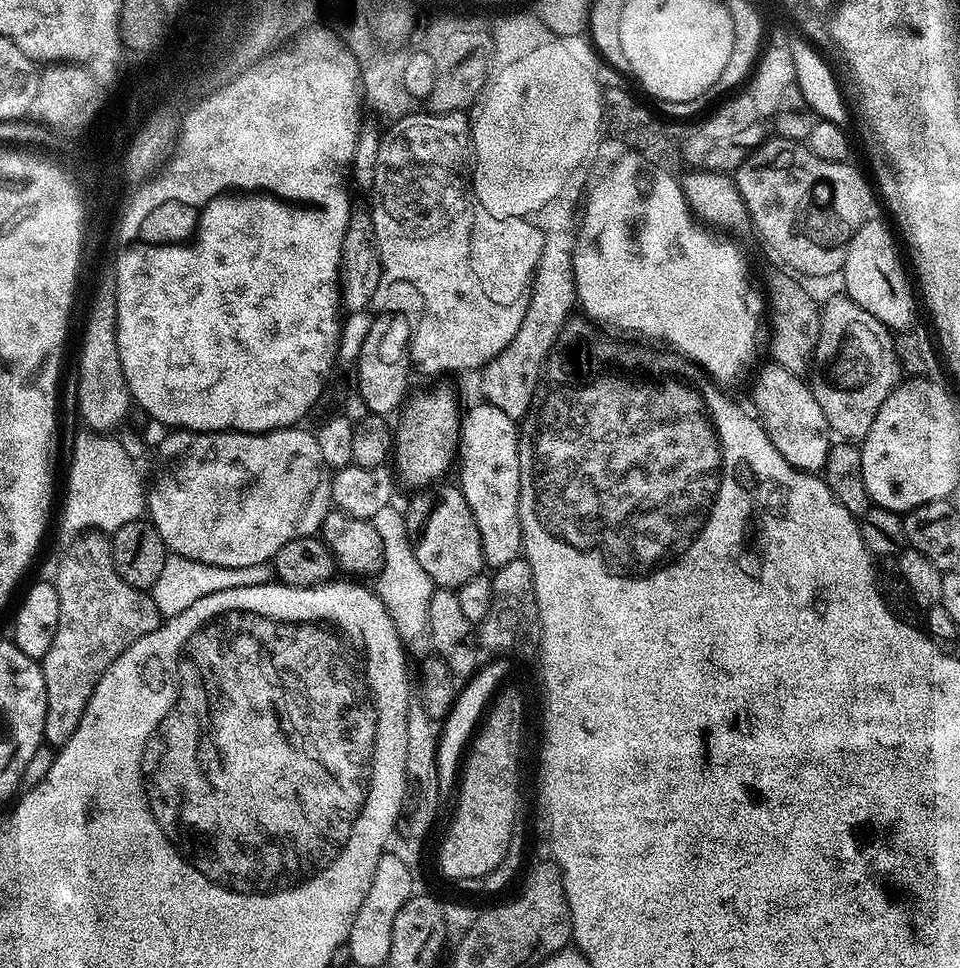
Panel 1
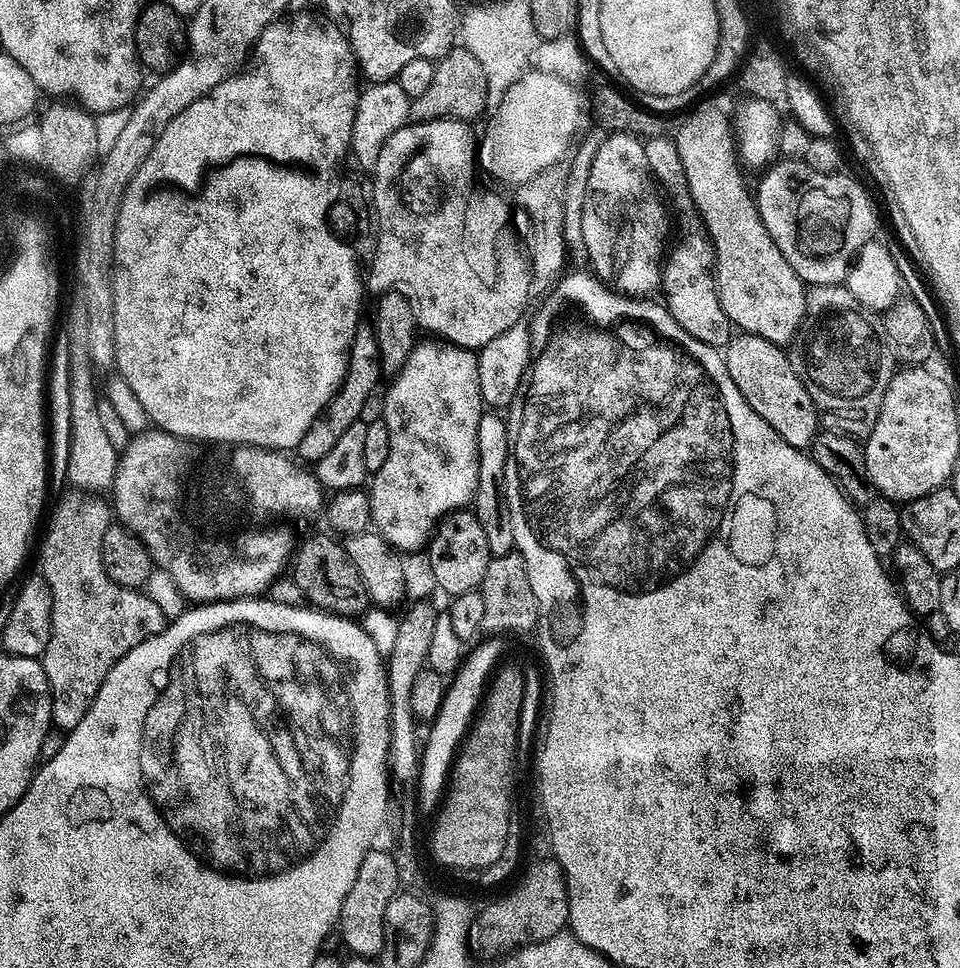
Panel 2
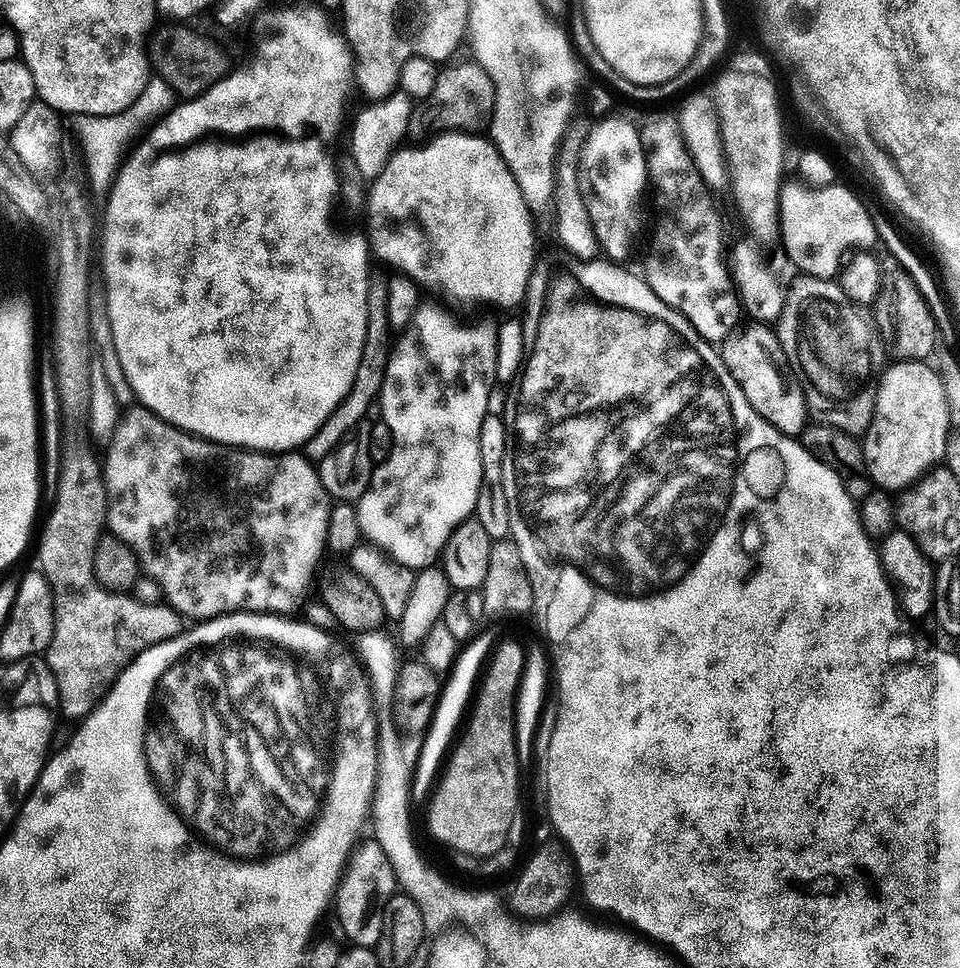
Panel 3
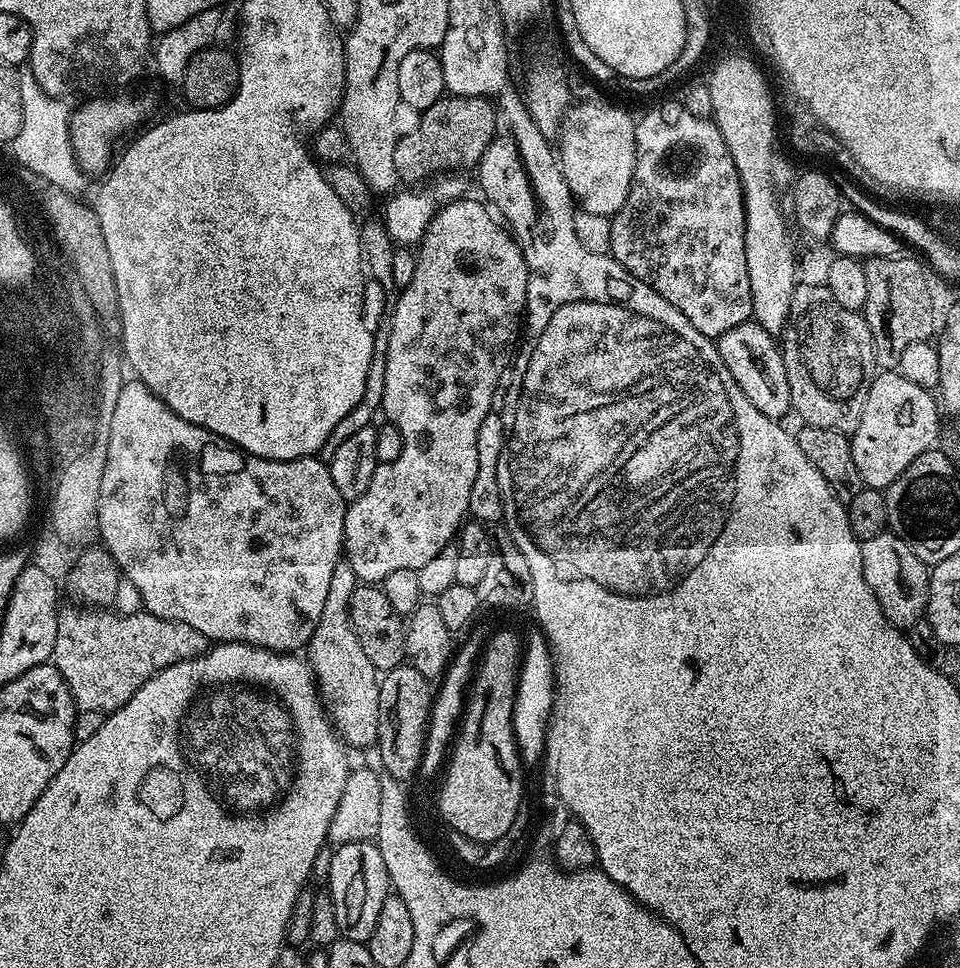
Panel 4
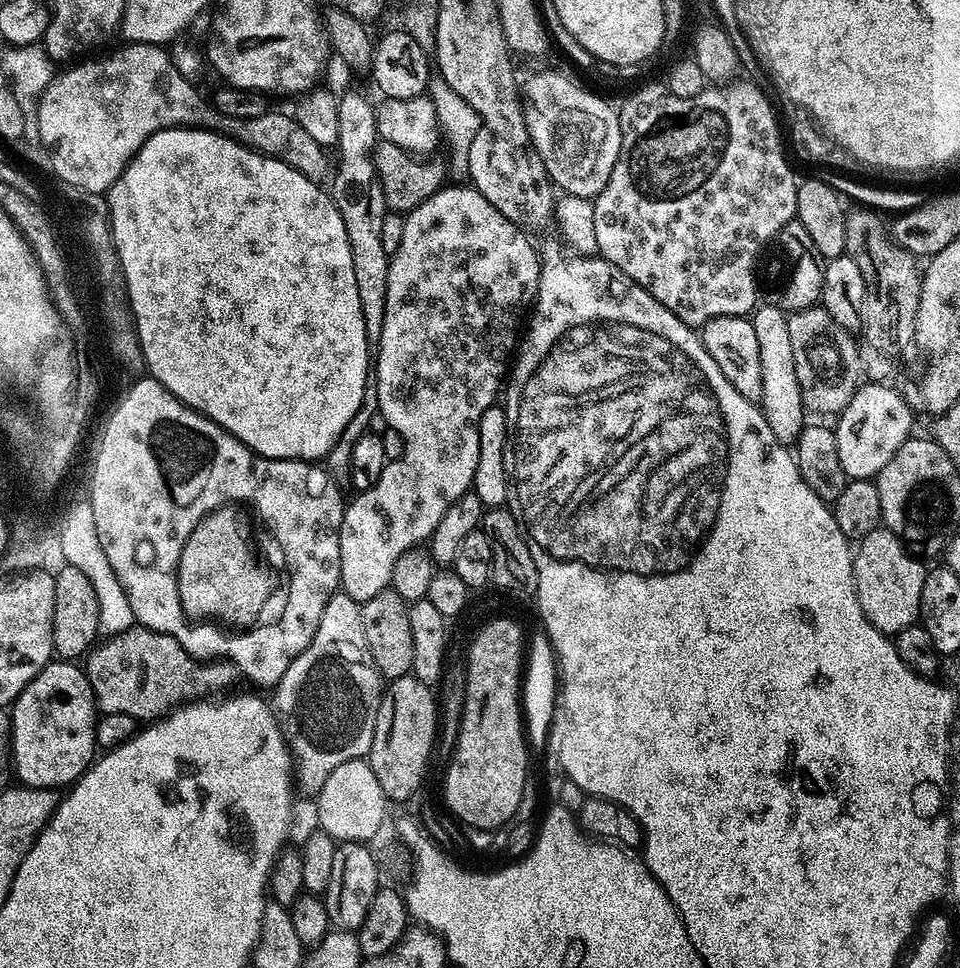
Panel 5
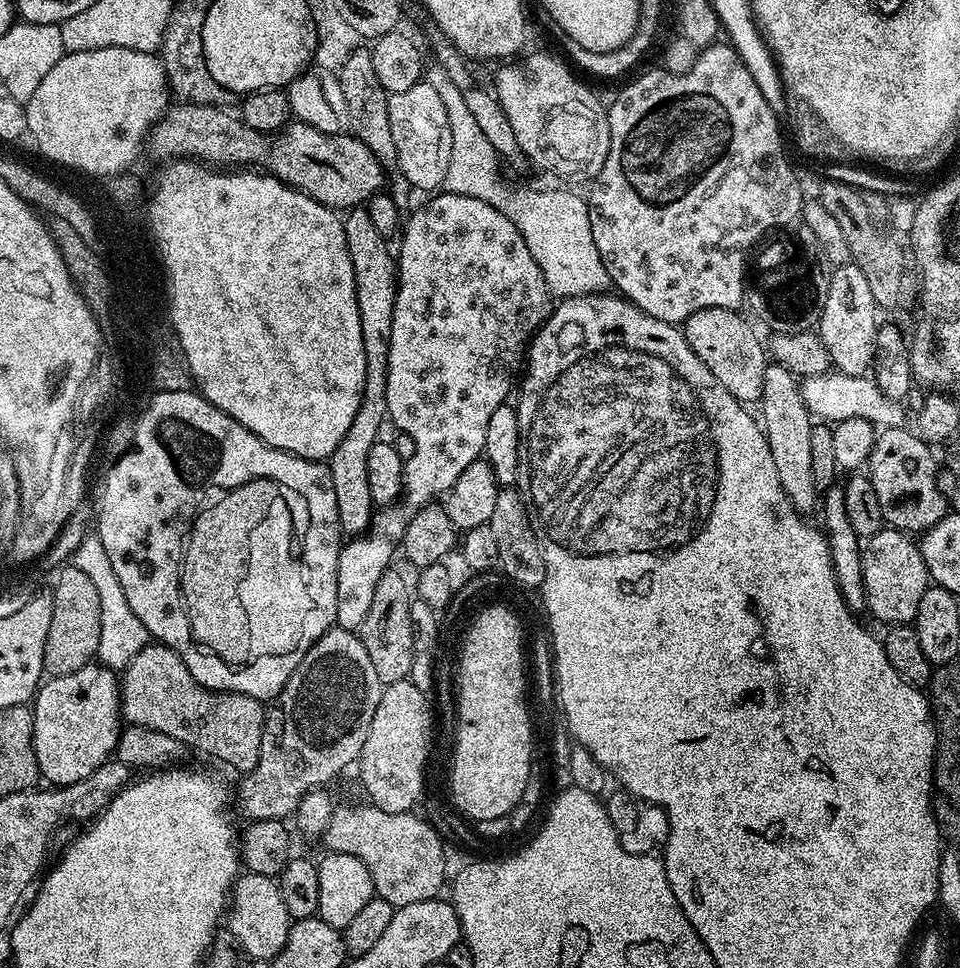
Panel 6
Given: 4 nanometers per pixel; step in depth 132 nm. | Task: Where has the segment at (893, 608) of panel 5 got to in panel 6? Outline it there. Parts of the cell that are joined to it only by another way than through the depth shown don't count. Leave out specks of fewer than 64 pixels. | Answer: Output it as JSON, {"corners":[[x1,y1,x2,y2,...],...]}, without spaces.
{"corners":[[885,526,878,534,867,537,862,555,861,572,867,611,872,611,884,626,911,625,918,614,918,602,922,602,922,594,930,587,926,562,917,541,911,535]]}

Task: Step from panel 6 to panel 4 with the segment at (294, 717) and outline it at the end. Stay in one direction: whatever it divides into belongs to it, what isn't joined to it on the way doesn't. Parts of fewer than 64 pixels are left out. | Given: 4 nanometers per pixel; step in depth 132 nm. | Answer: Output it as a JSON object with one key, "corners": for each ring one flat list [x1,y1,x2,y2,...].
{"corners":[[341,558,334,566,334,575,326,589,326,606,322,606,322,618,318,618,318,626,306,645,306,663,316,677,319,691,325,697,336,696,336,712,340,715,338,735,341,741,349,749,367,750,375,745,378,734,380,680,370,658,366,658,358,642,358,634,350,622,350,598,354,598,357,587,354,566,350,566,346,558]]}

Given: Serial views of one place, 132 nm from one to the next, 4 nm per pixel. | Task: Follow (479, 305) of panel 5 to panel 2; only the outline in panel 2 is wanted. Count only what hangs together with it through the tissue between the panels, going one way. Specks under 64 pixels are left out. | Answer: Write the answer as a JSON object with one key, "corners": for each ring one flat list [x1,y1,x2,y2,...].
{"corners":[[447,342,417,343,384,398,384,425,390,430,390,458,372,477,372,524,393,548,412,552,427,545,441,517,473,503,478,486,478,422,486,405,478,386,478,355]]}

